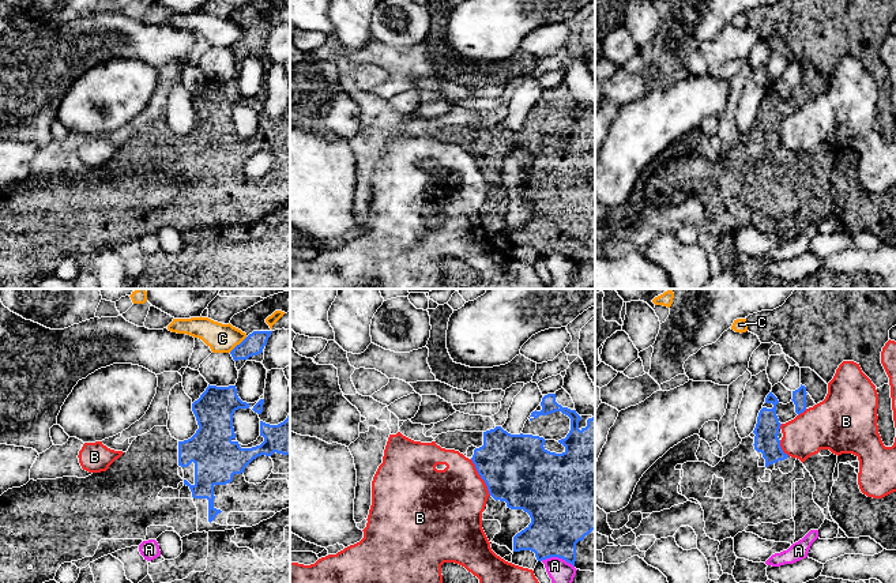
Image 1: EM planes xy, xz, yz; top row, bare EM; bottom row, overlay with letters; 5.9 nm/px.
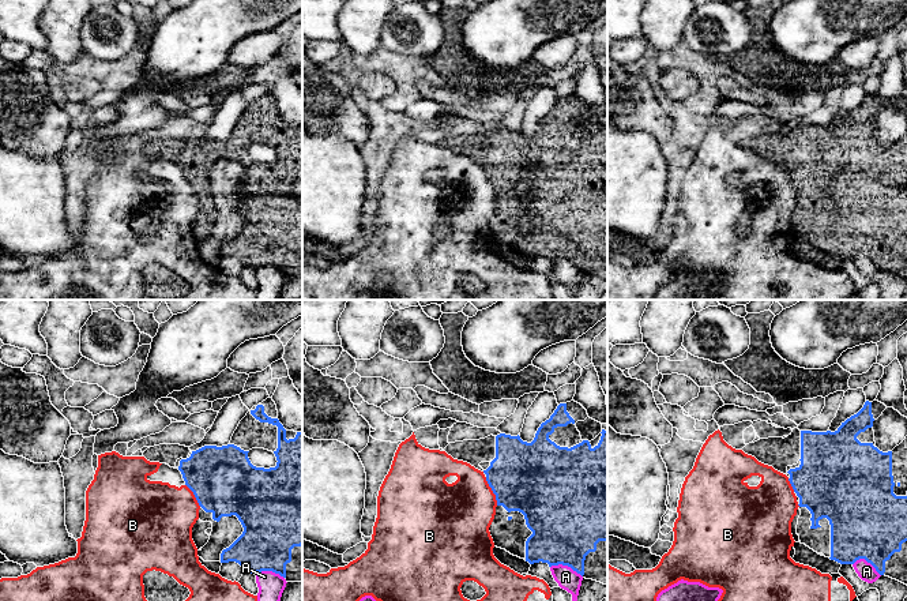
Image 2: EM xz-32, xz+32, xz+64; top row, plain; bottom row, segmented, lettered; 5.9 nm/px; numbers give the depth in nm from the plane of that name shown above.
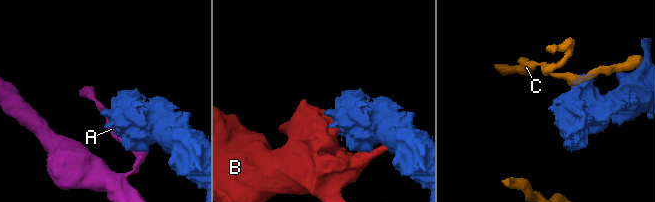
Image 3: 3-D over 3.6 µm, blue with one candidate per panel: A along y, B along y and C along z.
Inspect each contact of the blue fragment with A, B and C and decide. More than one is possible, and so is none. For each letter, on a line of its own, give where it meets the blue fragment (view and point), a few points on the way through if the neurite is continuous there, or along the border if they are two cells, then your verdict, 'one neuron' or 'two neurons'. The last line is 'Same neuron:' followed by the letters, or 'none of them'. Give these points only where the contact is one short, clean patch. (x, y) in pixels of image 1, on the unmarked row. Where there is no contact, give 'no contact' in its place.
A: contact xz (557, 251); two neurons
B: contact xz (481, 172); border xz (470, 154), (490, 190); two neurons
C: contact xy (237, 40); border xy (247, 32), (229, 46); two neurons
Same neuron: none of them

